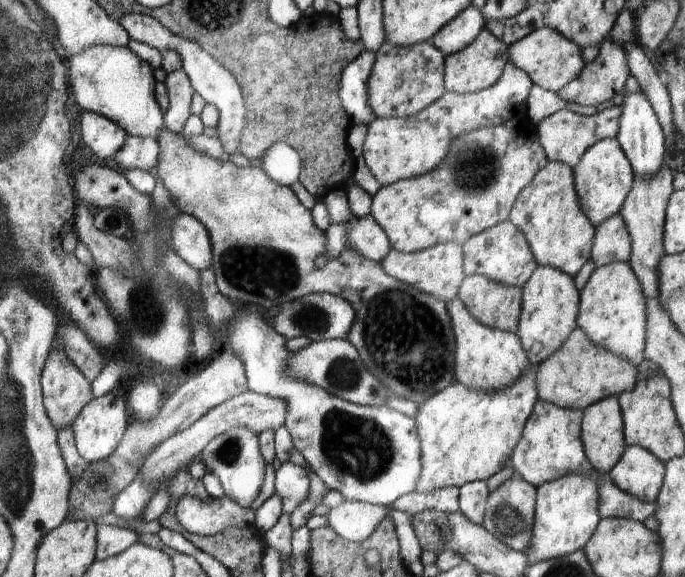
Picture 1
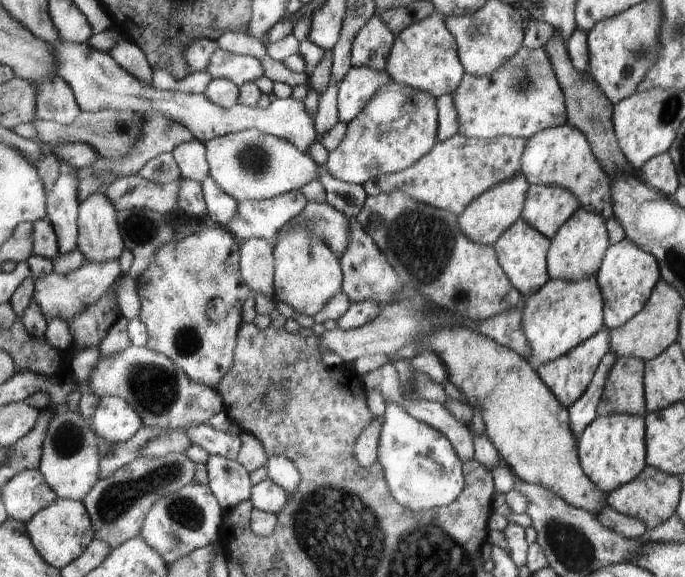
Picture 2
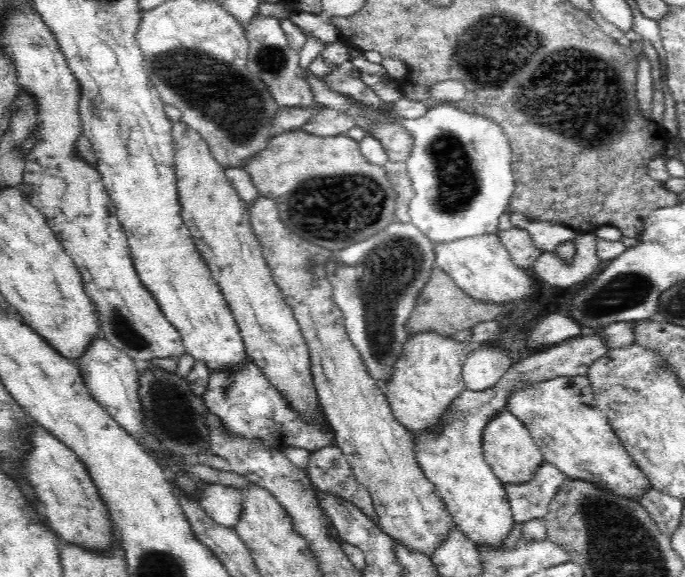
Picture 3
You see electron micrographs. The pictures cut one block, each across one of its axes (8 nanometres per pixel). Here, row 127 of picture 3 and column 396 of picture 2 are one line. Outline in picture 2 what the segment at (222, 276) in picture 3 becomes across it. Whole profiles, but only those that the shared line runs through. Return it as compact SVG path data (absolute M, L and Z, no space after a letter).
M458 133L446 142L438 142L430 154L409 169L373 178L362 186L368 197L403 190L418 202L461 215L487 190L521 171L527 146L528 140L525 138L503 136L487 141Z

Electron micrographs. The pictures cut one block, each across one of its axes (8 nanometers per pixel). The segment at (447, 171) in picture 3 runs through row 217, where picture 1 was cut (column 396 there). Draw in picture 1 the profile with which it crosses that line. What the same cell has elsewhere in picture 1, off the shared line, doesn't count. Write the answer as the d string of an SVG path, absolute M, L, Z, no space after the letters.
M258 309L256 312L241 312L231 320L227 328L227 347L237 358L243 361L248 376L248 385L251 391L281 399L289 412L285 426L292 437L293 446L303 454L311 470L315 471L321 480L327 484L332 492L343 494L347 501L359 501L374 505L393 504L395 500L417 491L423 460L421 460L421 442L419 431L414 418L409 418L401 411L389 405L383 408L374 406L359 406L337 395L329 394L328 390L295 380L287 374L287 360L293 354L289 350L289 339L281 336L268 319L268 314Z

